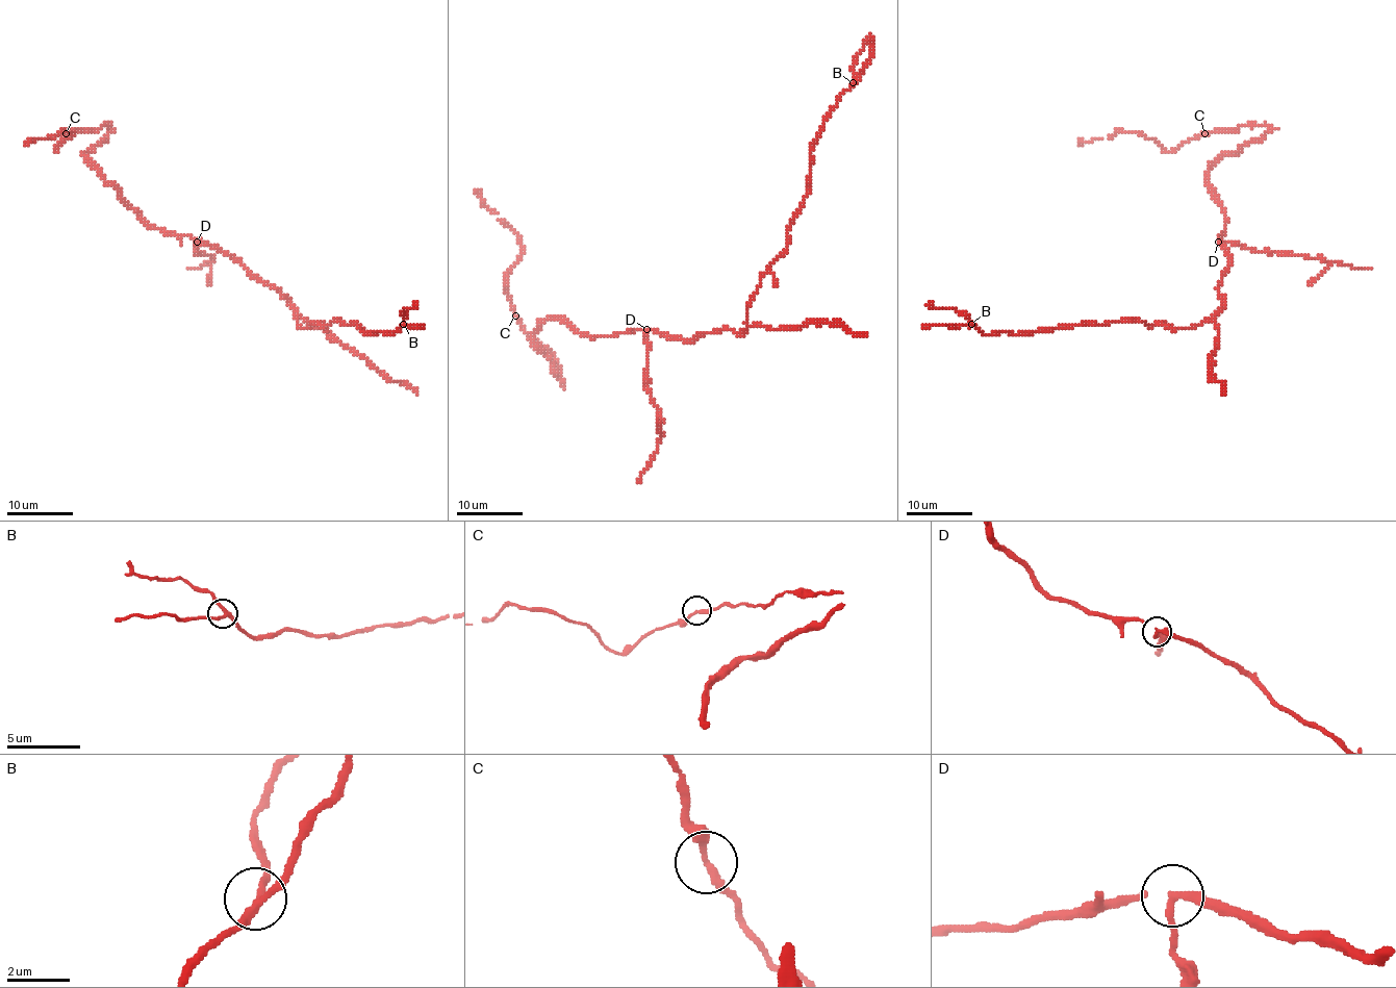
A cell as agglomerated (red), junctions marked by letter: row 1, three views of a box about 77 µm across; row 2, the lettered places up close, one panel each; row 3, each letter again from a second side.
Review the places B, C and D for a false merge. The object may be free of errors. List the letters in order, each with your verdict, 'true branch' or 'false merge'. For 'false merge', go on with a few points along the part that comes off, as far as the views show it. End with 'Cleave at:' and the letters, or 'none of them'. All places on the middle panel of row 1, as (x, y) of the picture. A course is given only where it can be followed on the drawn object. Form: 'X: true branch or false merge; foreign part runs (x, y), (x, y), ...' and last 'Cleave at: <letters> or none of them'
B: true branch
C: true branch
D: false merge; foreign part runs (646, 329), (646, 390), (661, 419), (661, 438), (638, 483)
Cleave at: D

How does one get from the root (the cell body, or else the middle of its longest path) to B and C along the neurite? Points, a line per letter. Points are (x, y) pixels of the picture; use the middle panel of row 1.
B: (644, 329), (693, 342), (746, 327), (752, 296), (786, 249), (808, 191), (813, 143), (853, 82)
C: (644, 329), (586, 337), (566, 322), (547, 319), (533, 346), (562, 382), (554, 354), (530, 337), (515, 315)

